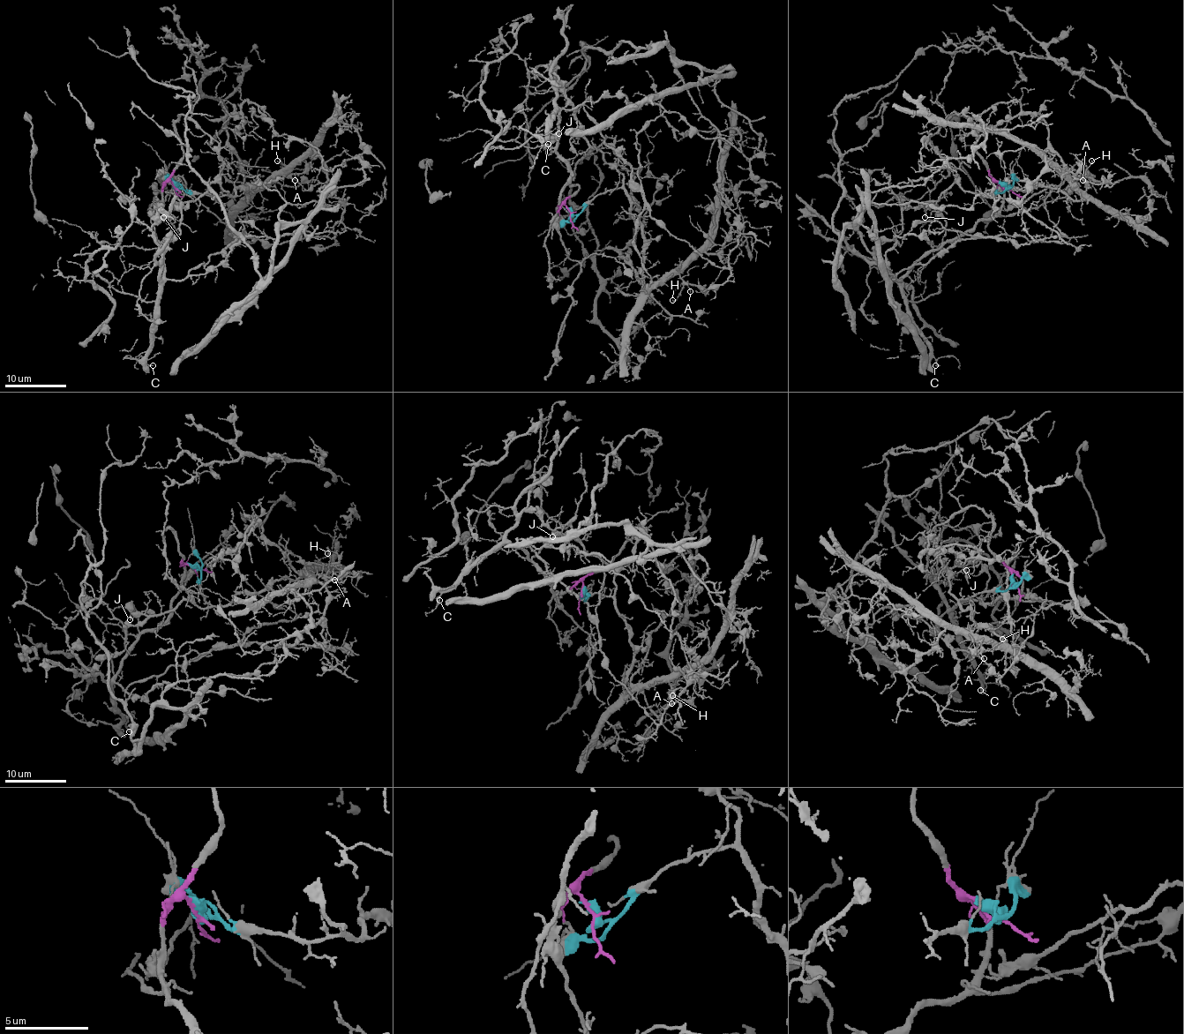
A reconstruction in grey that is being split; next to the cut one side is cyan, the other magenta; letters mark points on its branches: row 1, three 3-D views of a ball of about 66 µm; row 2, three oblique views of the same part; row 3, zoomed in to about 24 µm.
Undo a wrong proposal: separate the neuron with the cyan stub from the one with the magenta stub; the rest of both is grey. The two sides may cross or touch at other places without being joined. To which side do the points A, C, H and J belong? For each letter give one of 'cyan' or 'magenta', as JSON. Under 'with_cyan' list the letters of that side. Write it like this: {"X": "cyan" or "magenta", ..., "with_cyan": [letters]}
{"A": "cyan", "C": "magenta", "H": "cyan", "J": "magenta", "with_cyan": ["A", "H"]}

